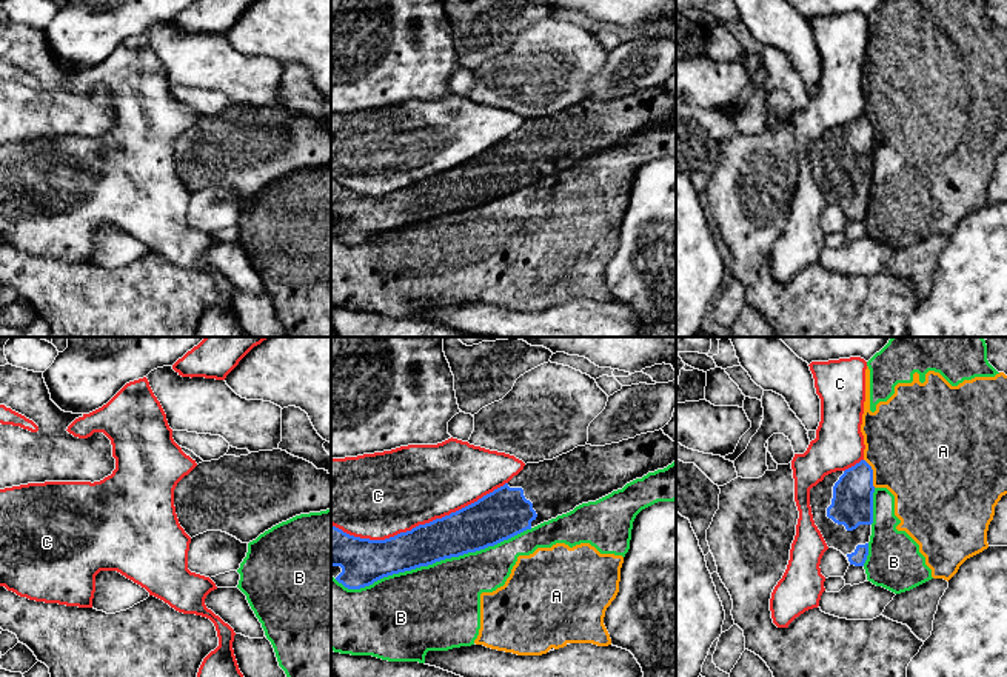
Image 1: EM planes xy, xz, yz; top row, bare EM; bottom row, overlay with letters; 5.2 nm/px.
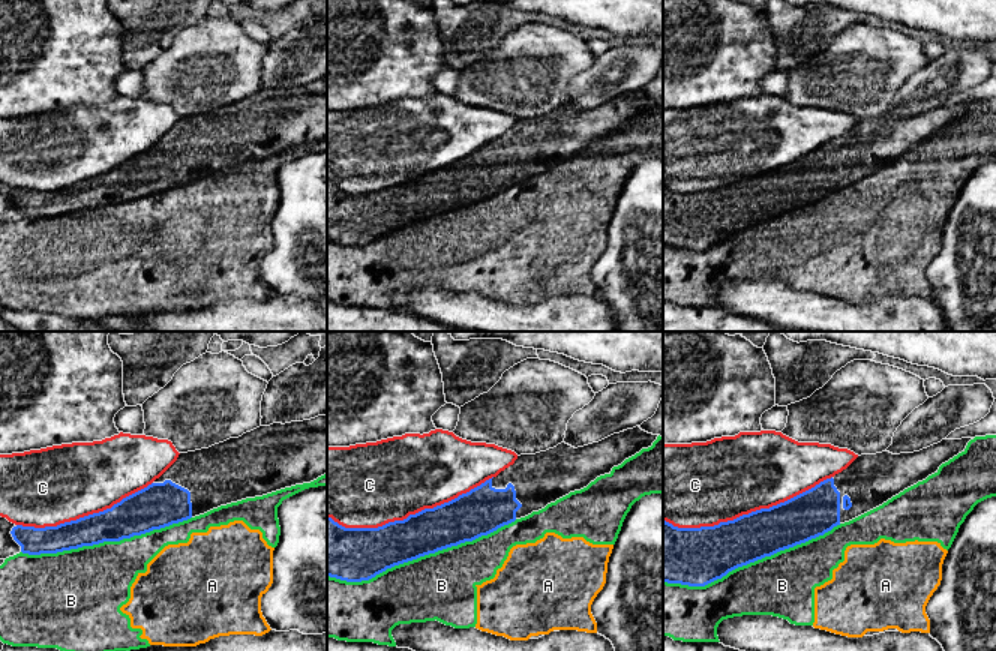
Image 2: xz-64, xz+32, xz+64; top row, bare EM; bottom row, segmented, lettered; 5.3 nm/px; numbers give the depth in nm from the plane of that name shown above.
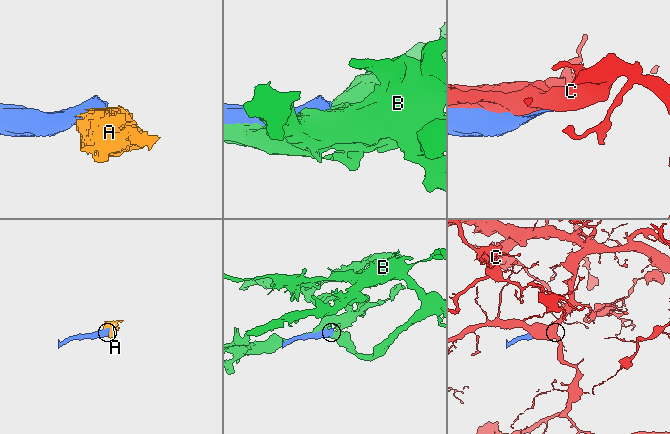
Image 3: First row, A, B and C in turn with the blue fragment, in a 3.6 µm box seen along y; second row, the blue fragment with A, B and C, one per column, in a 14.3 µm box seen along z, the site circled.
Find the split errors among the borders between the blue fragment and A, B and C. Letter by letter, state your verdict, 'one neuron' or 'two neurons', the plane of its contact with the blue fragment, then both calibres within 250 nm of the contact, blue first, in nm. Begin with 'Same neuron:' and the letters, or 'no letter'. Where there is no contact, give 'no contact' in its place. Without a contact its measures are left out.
Same neuron: no letter
A: two neurons; contact in yz; calibres 220 and 480 nm
B: two neurons; contact in xz; calibres 240 and 440 nm
C: two neurons; contact in xz; calibres 220 and 440 nm

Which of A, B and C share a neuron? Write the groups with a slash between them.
A B / C

